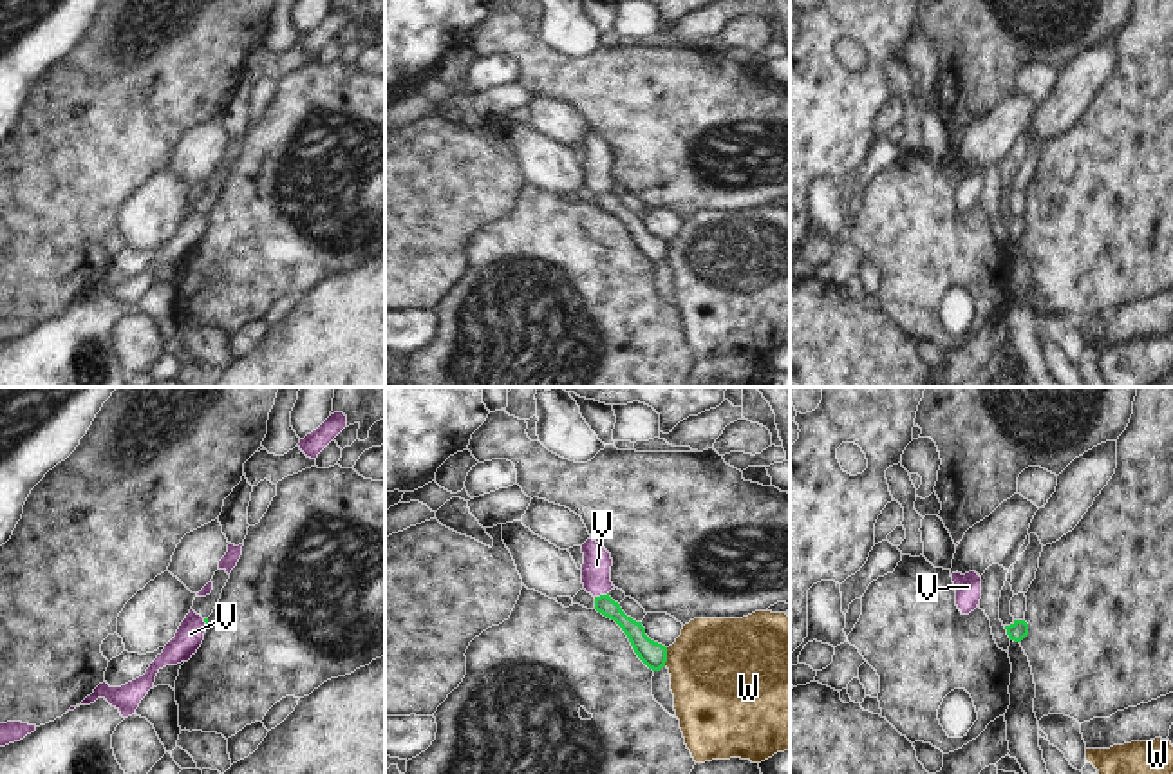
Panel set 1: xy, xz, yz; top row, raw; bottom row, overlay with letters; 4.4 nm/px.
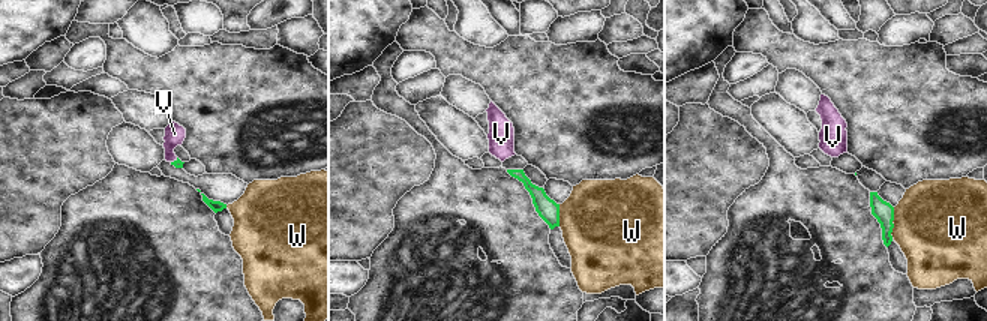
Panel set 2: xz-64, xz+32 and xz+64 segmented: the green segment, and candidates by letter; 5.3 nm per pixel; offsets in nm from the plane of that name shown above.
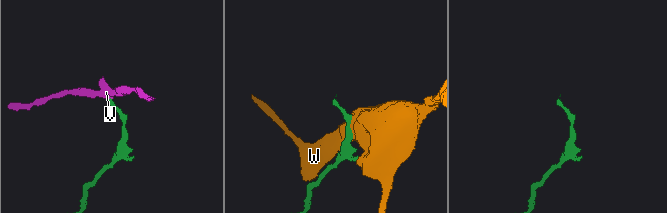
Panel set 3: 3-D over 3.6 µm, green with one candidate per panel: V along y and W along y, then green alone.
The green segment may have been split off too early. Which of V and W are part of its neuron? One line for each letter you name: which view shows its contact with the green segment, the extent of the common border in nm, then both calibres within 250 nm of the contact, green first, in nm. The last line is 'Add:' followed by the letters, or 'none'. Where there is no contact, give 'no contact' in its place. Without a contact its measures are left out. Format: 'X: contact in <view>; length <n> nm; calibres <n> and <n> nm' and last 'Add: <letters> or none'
V: contact in xz; length 70 nm; calibres 90 and 130 nm
Add: V

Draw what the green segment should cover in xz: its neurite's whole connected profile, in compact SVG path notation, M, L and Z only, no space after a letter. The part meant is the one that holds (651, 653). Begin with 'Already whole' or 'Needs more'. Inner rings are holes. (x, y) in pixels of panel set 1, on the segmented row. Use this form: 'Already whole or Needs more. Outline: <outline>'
Needs more. Outline: M591 537L582 544L582 553L582 584L595 597L595 609L622 628L634 653L649 669L660 671L665 667L667 647L651 640L642 622L627 617L620 604L609 597L609 591L615 590L611 582L611 553Z

